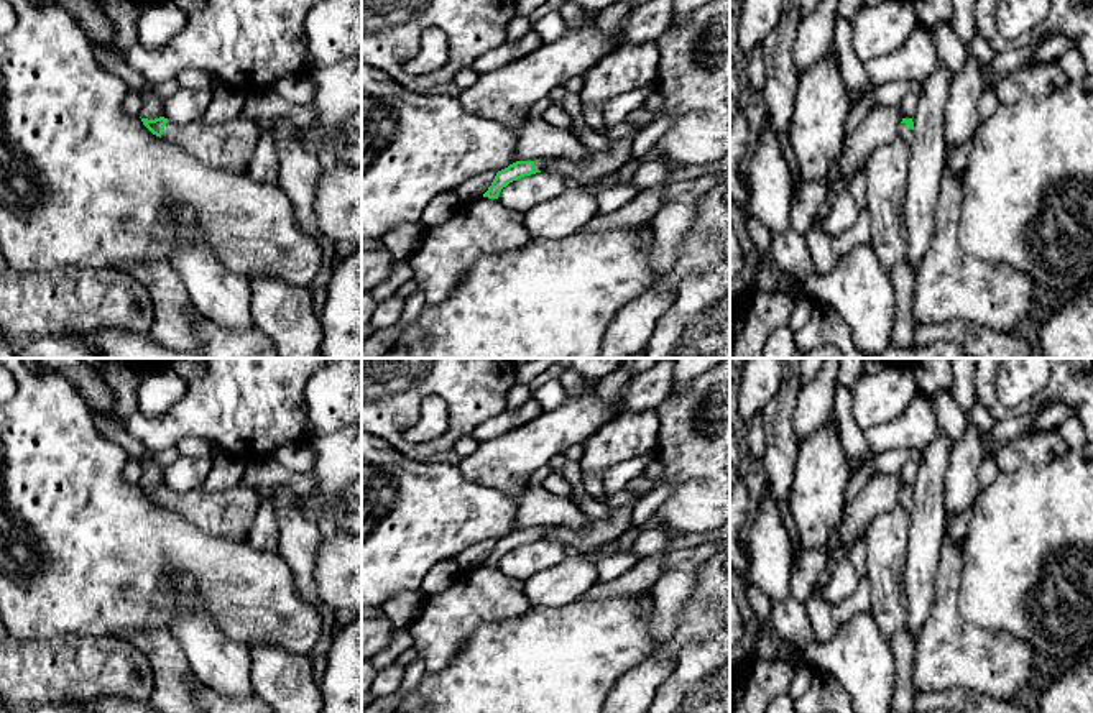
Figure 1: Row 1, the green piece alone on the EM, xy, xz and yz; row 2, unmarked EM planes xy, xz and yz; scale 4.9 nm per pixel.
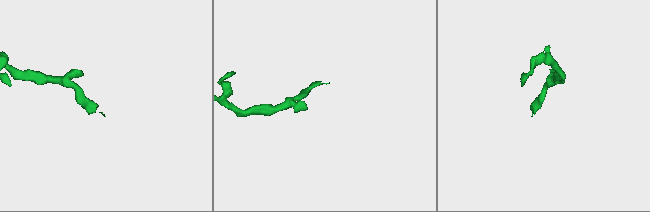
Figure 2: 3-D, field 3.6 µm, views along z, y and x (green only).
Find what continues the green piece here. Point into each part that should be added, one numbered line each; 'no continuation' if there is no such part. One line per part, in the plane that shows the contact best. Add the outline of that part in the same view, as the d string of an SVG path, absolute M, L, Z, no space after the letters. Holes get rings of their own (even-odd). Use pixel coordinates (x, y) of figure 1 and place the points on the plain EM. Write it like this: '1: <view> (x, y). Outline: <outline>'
1: xy (230, 513). Outline: M235 486L217 493L194 490L184 494L168 490L161 506L179 513L207 534L247 540L260 503L256 490Z

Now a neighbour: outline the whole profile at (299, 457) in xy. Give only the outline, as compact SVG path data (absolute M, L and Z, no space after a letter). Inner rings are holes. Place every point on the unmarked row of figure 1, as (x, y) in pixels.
M309 440L291 442L274 450L273 457L294 473L311 472L316 453Z

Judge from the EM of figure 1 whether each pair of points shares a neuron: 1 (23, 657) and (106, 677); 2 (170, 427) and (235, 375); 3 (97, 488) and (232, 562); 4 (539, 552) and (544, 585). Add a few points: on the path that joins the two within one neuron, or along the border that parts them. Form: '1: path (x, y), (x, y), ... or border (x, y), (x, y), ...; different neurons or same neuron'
1: path (43, 667), (86, 667); same neuron
2: path (186, 413), (189, 409), (201, 409), (219, 391); same neuron
3: path (130, 521), (148, 539), (166, 539), (199, 554); same neuron
4: border (566, 556), (525, 580); different neurons

